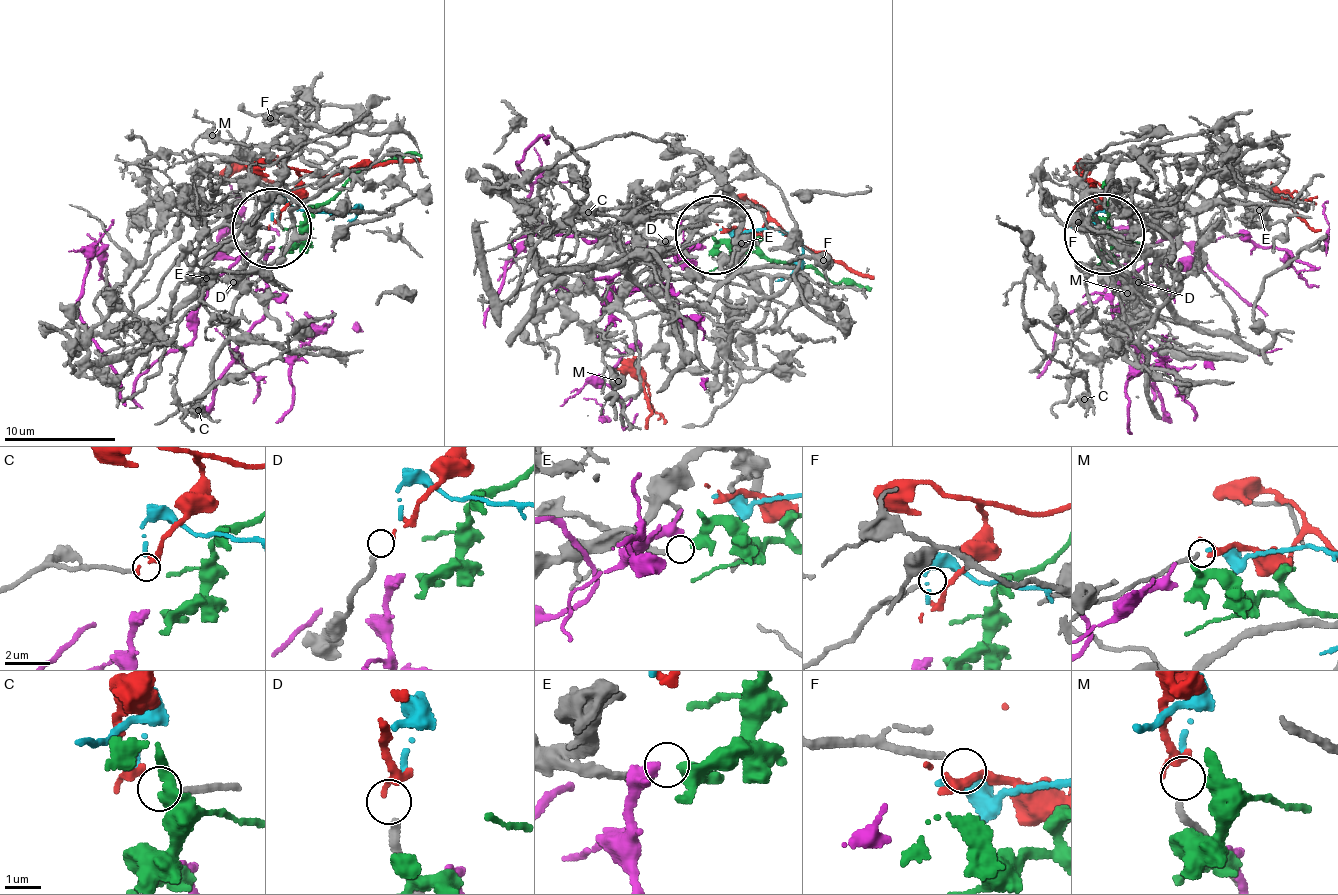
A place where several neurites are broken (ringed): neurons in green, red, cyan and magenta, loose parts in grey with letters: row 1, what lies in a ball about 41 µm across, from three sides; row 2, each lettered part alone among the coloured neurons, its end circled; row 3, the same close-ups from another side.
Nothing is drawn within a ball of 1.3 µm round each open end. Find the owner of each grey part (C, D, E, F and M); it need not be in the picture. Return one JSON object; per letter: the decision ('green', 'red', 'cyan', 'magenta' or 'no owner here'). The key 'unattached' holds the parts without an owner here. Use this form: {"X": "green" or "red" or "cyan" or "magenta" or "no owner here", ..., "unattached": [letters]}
{"C": "no owner here", "D": "red", "E": "green", "F": "no owner here", "M": "cyan", "unattached": ["C", "F"]}

